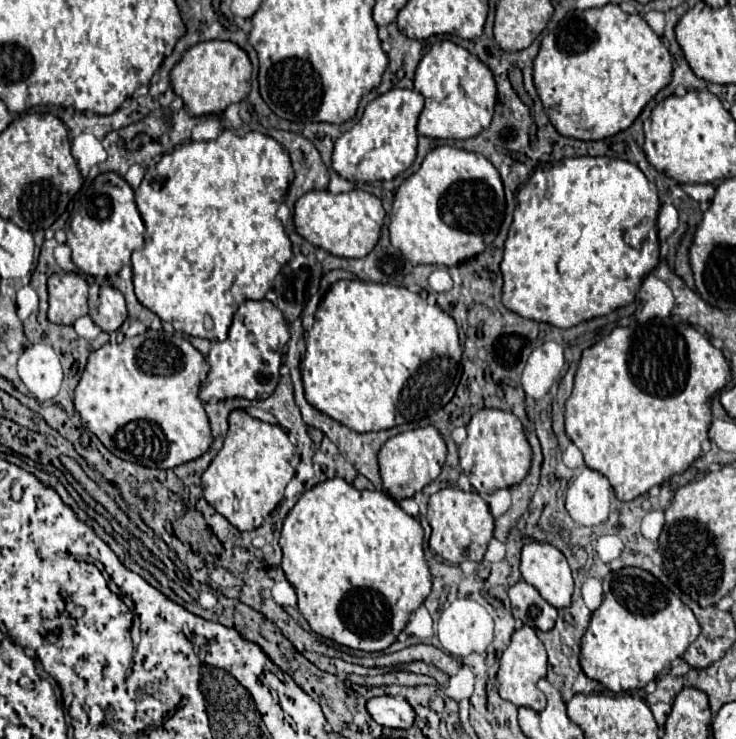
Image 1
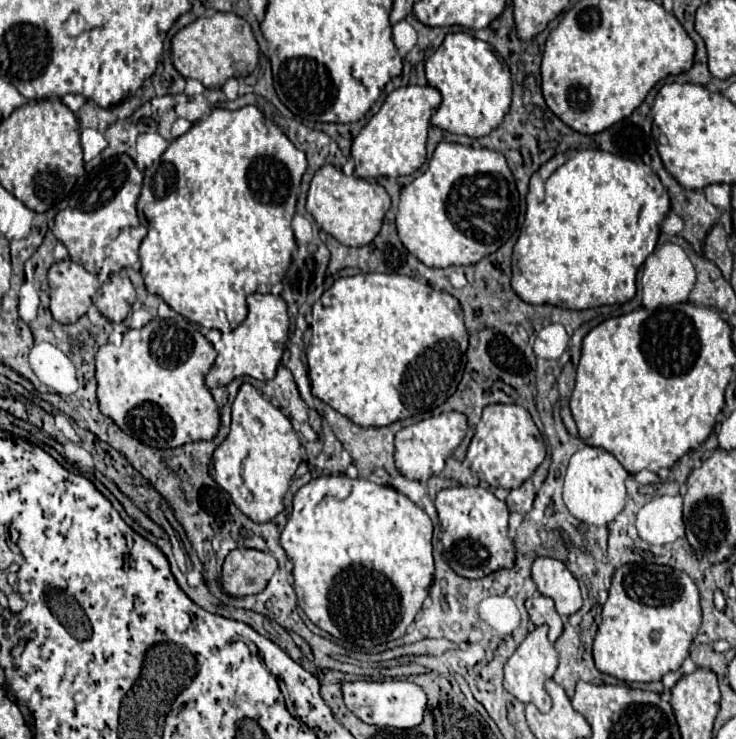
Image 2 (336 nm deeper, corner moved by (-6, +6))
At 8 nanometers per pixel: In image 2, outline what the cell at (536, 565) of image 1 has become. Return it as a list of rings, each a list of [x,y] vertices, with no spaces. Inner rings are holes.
[[[538,557],[532,565],[532,579],[542,595],[554,599],[556,611],[562,617],[570,617],[582,607],[580,585],[562,561]]]

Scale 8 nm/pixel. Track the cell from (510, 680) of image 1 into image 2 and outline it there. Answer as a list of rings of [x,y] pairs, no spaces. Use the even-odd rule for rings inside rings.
[[[536,627],[532,633],[526,635],[526,639],[520,643],[520,647],[514,651],[514,655],[504,665],[504,689],[514,695],[522,703],[536,705],[542,713],[546,713],[552,707],[550,695],[544,689],[544,683],[554,675],[558,667],[558,655],[554,645],[548,641],[548,627]]]

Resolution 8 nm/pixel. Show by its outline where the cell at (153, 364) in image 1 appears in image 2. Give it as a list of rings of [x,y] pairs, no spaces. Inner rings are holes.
[[[178,317],[178,319],[152,319],[142,329],[130,329],[124,333],[120,345],[106,343],[96,353],[96,381],[98,381],[98,401],[100,411],[110,417],[122,431],[134,439],[158,447],[180,447],[192,441],[208,441],[218,433],[220,413],[212,399],[210,389],[204,383],[204,375],[212,367],[216,351],[212,343],[198,331],[198,325]]]

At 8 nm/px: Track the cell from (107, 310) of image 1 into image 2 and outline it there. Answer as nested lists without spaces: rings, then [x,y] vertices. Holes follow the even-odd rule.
[[[112,275],[102,285],[100,295],[96,297],[94,305],[106,319],[120,323],[128,317],[134,301],[136,301],[136,289],[130,283],[130,279],[122,275]]]

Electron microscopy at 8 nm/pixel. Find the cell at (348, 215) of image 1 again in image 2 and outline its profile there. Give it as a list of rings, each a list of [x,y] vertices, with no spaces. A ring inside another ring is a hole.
[[[334,165],[320,167],[310,181],[306,211],[316,219],[320,229],[324,229],[328,235],[348,247],[362,247],[372,243],[388,209],[390,197],[382,185],[368,183],[366,179],[354,175],[348,177],[342,173],[342,169]]]

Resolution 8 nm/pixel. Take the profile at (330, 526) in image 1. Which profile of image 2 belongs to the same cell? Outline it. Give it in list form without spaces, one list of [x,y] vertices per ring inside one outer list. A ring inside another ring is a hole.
[[[322,475],[312,479],[310,483],[306,483],[304,487],[298,489],[298,493],[294,495],[294,507],[292,507],[292,515],[280,535],[280,545],[286,551],[288,559],[294,563],[292,569],[292,577],[294,577],[294,591],[298,595],[298,605],[302,607],[302,611],[308,615],[308,619],[318,625],[320,629],[328,631],[332,637],[336,639],[344,639],[356,647],[368,649],[374,645],[382,645],[386,641],[398,639],[406,633],[406,627],[414,621],[414,615],[420,611],[422,601],[428,597],[428,589],[432,583],[432,575],[434,575],[434,559],[432,559],[432,521],[430,517],[424,513],[424,509],[420,509],[416,503],[412,503],[406,495],[398,493],[392,487],[384,487],[384,485],[376,485],[368,479],[350,479],[346,475]]]

